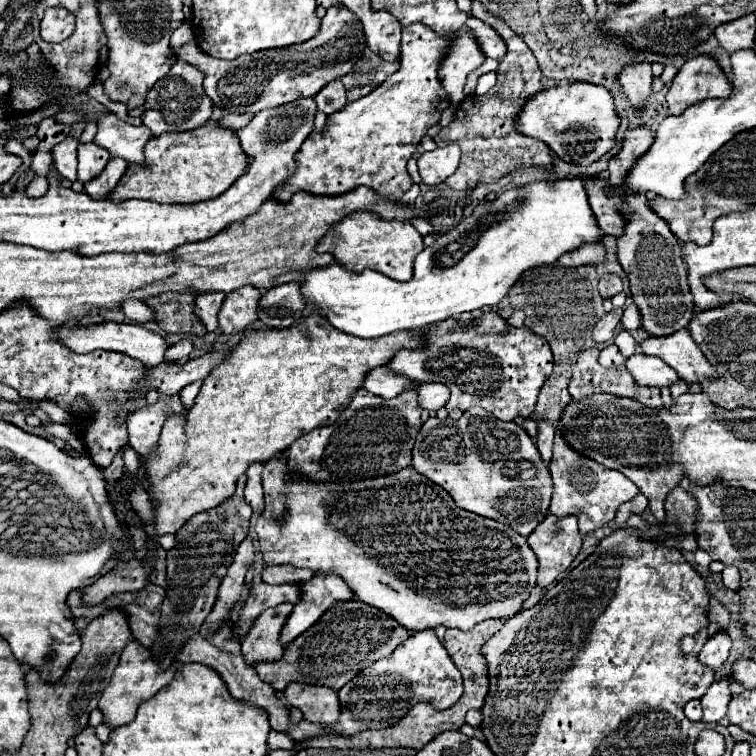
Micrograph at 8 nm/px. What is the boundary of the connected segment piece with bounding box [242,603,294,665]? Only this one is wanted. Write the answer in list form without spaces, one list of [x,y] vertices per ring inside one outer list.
[[[282,603],[280,607],[262,611],[262,615],[256,617],[256,623],[242,641],[242,653],[250,665],[258,661],[280,659],[280,655],[284,653],[284,645],[280,643],[280,633],[284,623],[288,621],[288,615],[292,613],[292,607],[294,605],[290,603]]]

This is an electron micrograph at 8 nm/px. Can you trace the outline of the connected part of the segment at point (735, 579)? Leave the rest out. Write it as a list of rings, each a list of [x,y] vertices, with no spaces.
[[[726,567],[726,569],[722,571],[722,581],[724,581],[724,585],[726,585],[728,589],[738,591],[738,587],[740,587],[740,575],[736,573],[736,567]]]

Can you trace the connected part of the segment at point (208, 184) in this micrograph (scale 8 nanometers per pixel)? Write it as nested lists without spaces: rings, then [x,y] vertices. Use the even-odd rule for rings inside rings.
[[[214,117],[192,131],[172,131],[152,137],[144,147],[144,155],[146,159],[142,165],[128,167],[126,175],[110,193],[110,201],[148,199],[158,203],[198,203],[222,195],[250,163],[234,131],[218,127]]]

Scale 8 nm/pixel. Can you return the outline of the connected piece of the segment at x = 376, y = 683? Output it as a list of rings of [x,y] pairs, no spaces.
[[[432,629],[414,633],[404,645],[398,645],[390,657],[378,659],[352,683],[340,689],[340,719],[336,725],[324,725],[338,735],[356,735],[366,729],[386,729],[396,725],[418,701],[432,701],[436,709],[454,705],[462,695],[462,675],[448,657],[444,645]]]

